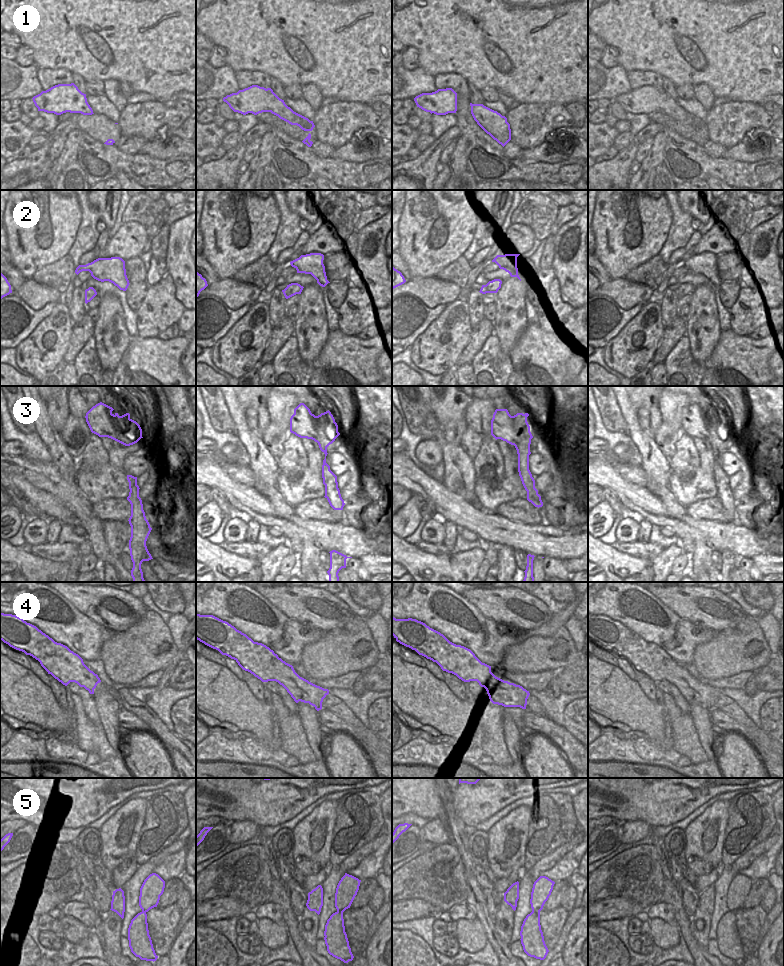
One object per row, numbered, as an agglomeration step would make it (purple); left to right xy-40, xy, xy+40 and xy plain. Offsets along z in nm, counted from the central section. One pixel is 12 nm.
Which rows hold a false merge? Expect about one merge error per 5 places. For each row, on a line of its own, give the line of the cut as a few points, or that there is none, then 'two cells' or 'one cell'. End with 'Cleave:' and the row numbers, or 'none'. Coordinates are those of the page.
1: cut none; one cell
2: cut none; one cell
3: cut xy+40 (534, 480), (530, 485), (523, 485); two cells
4: cut none; one cell
5: cut none; one cell
Cleave: 3

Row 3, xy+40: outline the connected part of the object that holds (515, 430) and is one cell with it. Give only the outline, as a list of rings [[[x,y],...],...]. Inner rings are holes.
[[[496,409],[491,420],[491,435],[514,445],[518,454],[518,472],[522,484],[534,485],[534,478],[529,470],[531,439],[528,413],[511,416],[507,409]]]

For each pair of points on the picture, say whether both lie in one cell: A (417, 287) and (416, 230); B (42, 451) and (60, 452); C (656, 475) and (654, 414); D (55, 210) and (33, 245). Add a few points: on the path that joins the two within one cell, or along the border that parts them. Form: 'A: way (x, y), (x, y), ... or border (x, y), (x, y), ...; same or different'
A: border (434, 276), (411, 279); different
B: border (35, 431), (50, 455); different
C: border (638, 419), (640, 427), (653, 438); different
D: way (54, 223), (54, 240), (52, 245), (46, 250); same

